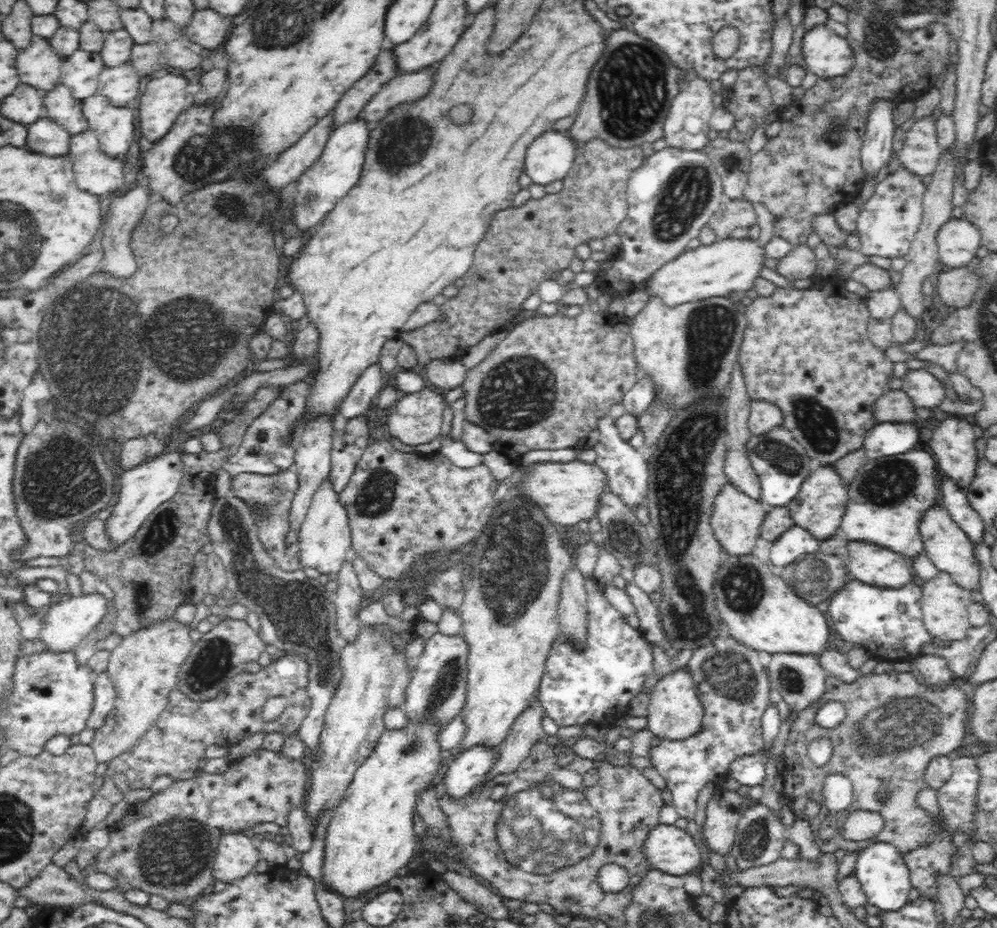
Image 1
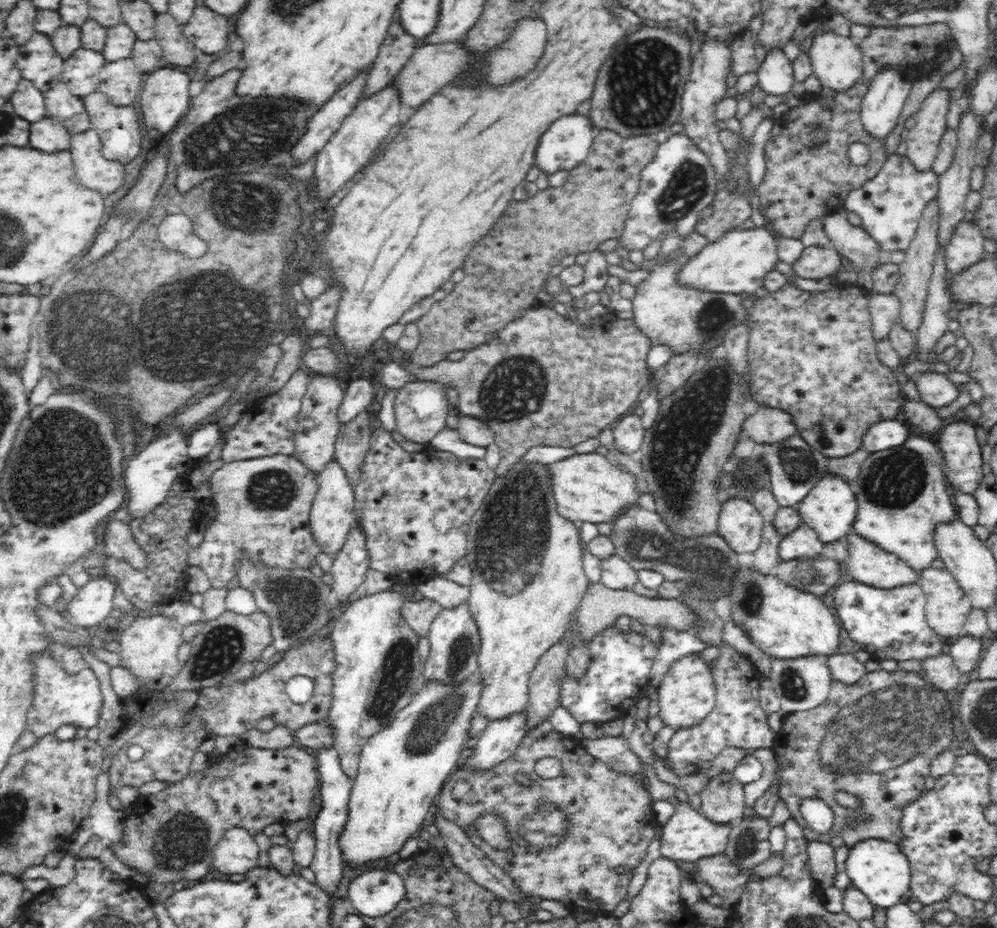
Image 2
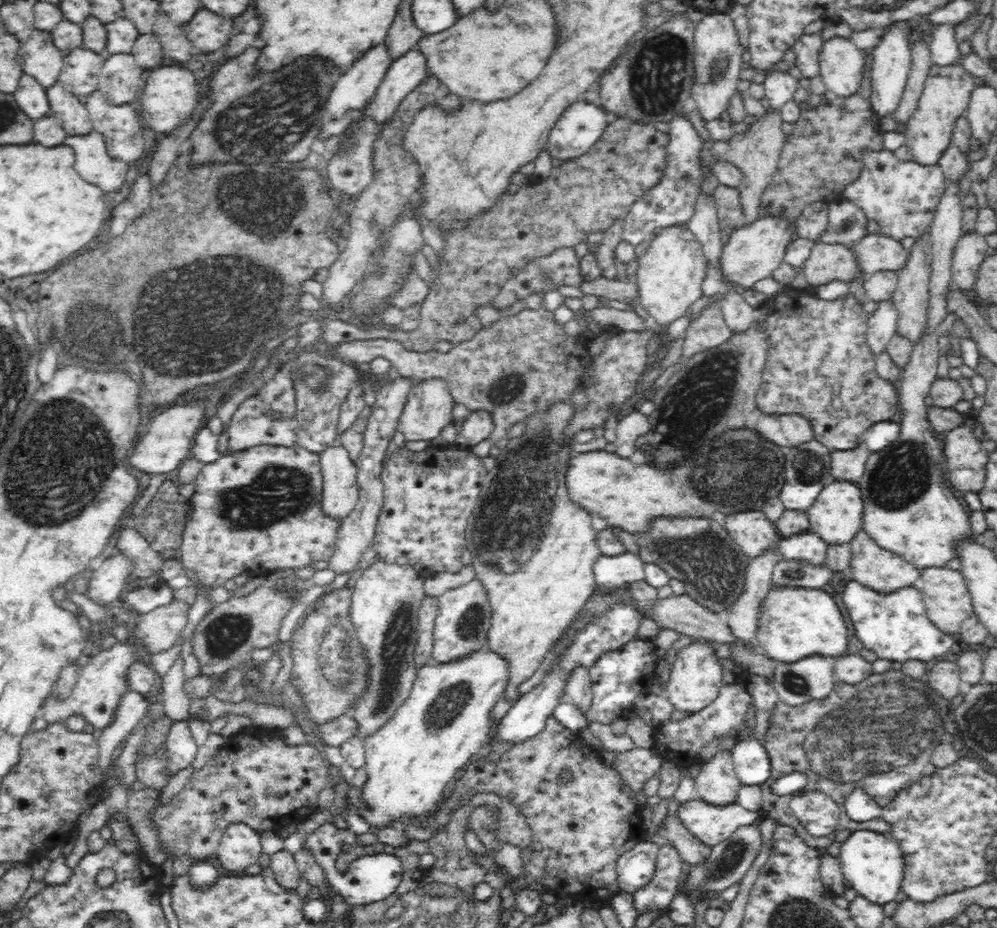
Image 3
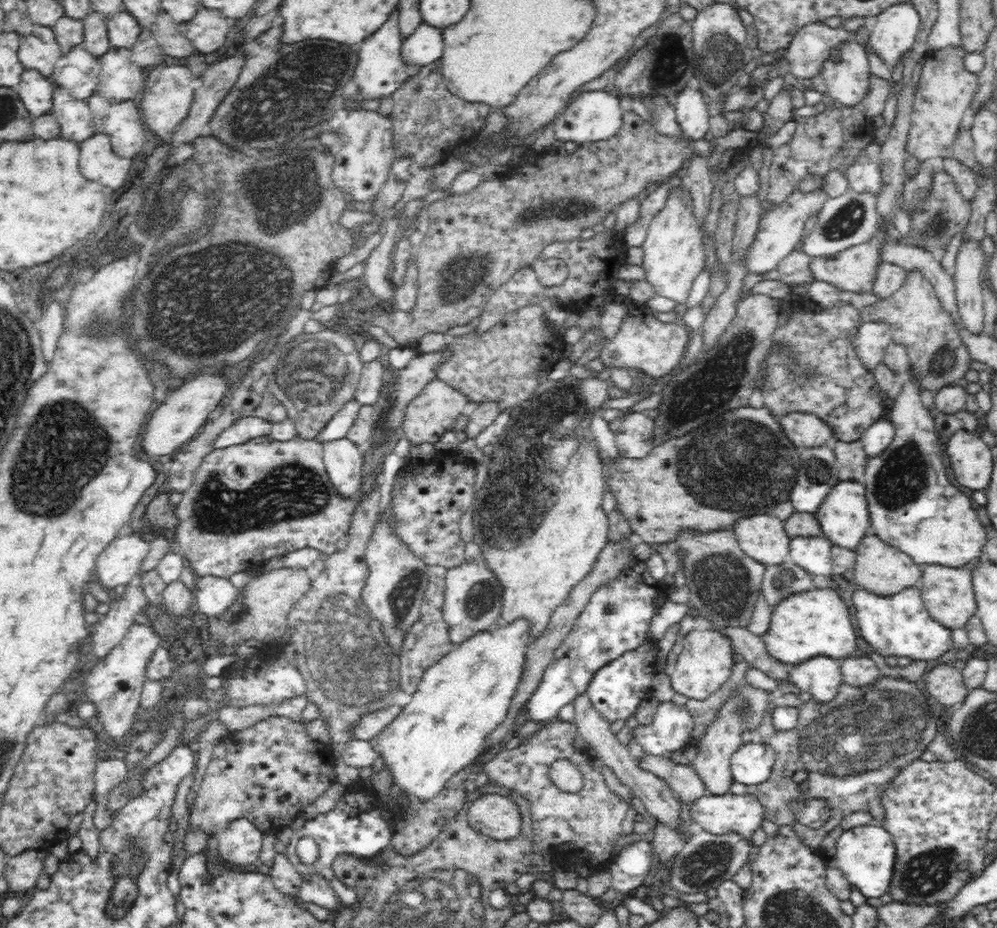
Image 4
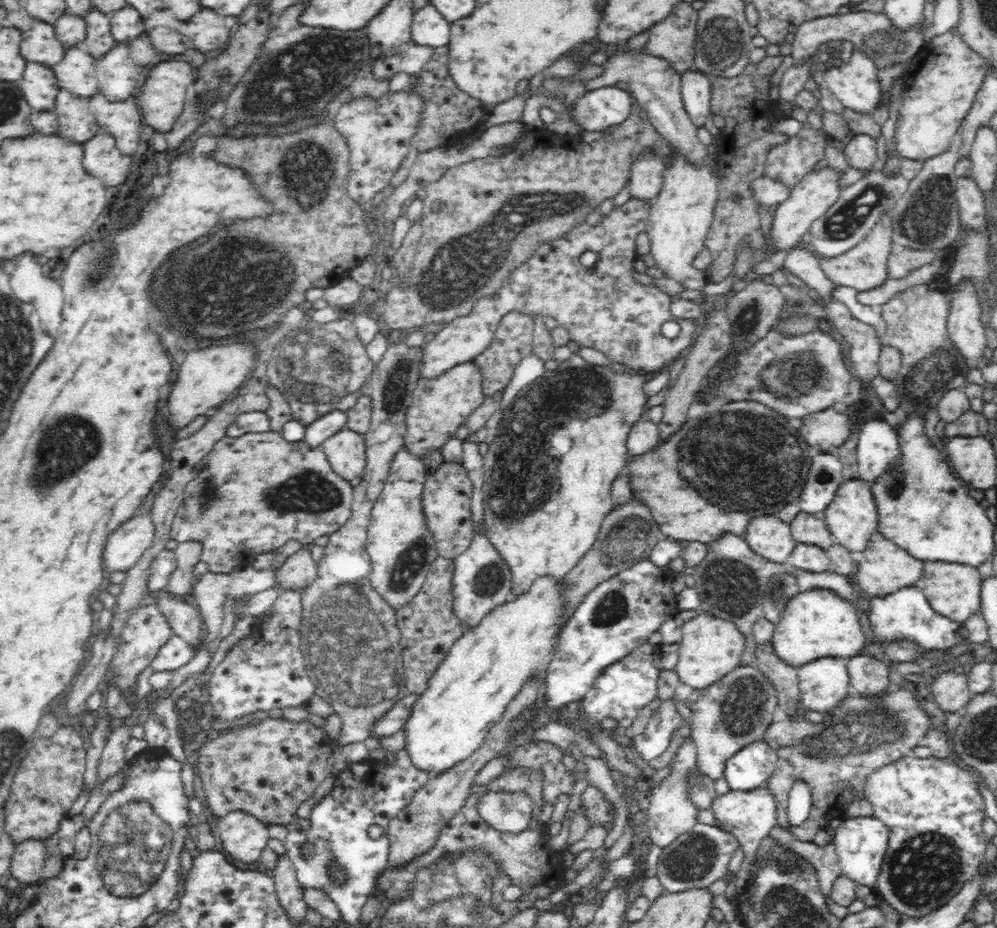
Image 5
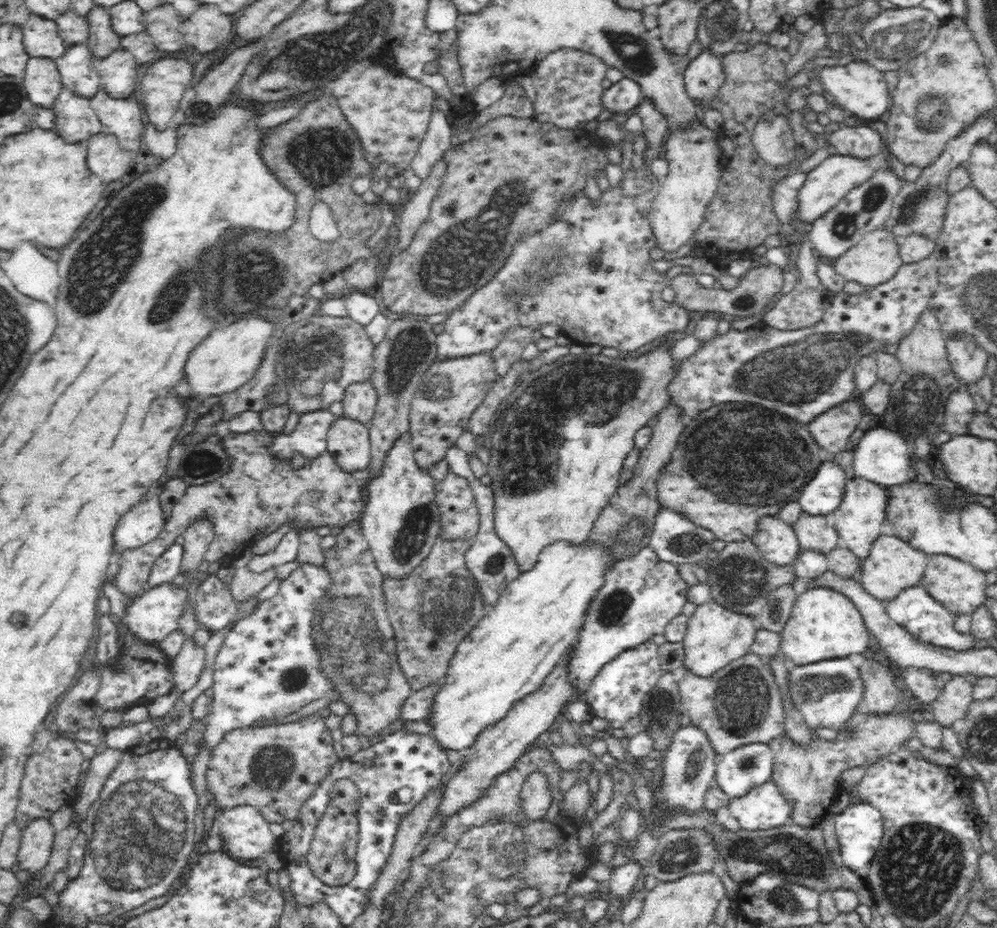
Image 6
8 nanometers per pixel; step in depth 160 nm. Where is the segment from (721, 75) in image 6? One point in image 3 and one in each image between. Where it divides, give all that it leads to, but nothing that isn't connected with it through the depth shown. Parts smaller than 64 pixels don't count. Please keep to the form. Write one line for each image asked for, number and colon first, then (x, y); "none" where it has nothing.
3: (672, 200)
4: (692, 111)
5: (697, 87)

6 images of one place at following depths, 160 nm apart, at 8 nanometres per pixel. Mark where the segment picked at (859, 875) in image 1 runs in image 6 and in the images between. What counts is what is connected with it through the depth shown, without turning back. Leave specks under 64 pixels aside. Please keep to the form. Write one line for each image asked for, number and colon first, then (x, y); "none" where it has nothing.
2: (878, 868)
3: (872, 863)
4: (865, 854)
5: (861, 842)
6: (858, 828)

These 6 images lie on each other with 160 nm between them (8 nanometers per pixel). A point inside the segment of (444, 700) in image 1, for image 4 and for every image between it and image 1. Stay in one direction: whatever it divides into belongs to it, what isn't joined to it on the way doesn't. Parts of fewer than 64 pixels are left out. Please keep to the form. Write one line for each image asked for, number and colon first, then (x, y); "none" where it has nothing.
2: (454, 636)
3: (464, 619)
4: (473, 601)

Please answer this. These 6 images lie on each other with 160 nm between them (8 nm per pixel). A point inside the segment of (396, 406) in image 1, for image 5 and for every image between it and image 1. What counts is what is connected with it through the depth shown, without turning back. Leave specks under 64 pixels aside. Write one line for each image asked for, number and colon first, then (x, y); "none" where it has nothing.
2: (421, 408)
3: (429, 408)
4: (430, 414)
5: (441, 405)

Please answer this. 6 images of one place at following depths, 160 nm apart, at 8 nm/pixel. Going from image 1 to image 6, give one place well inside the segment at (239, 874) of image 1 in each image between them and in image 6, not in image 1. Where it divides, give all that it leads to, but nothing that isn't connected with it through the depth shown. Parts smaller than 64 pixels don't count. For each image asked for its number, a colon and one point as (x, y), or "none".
2: (237, 853)
3: (239, 846)
4: (239, 843)
5: (243, 836)
6: (245, 833)

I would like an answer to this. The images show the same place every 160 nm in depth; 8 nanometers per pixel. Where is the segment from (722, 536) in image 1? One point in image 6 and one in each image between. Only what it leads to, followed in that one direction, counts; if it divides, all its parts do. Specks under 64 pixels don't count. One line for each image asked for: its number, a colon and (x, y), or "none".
2: (740, 523)
3: (753, 533)
4: (763, 538)
5: (768, 536)
6: (777, 542)

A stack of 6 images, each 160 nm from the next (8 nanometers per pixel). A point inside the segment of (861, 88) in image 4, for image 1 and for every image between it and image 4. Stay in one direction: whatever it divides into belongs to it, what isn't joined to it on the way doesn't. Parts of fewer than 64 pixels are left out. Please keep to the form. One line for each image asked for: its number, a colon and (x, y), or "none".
1: (827, 55)
2: (837, 62)
3: (841, 65)

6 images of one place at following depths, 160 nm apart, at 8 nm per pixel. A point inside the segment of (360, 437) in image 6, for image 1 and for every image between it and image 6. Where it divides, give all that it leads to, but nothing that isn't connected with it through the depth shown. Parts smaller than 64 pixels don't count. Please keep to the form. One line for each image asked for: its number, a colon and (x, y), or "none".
1: (325, 539)
2: (333, 511)
3: (341, 489)
4: (345, 463)
5: (346, 449)

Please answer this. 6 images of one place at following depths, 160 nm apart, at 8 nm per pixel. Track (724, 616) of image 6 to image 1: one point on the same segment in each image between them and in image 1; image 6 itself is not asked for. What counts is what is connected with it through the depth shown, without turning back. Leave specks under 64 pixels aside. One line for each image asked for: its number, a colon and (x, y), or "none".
1: (675, 712)
2: (686, 695)
3: (695, 680)
4: (705, 663)
5: (711, 647)

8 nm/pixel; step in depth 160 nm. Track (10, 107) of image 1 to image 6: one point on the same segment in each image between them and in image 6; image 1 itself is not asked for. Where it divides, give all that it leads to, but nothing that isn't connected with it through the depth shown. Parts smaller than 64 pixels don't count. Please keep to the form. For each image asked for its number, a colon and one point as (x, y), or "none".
2: (29, 103)
3: (31, 95)
4: (36, 91)
5: (39, 84)
6: (42, 80)

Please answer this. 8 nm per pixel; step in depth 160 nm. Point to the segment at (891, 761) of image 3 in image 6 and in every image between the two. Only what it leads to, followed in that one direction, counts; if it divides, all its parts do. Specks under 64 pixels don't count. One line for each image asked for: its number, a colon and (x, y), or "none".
4: (851, 748)
5: (832, 753)
6: (808, 777)

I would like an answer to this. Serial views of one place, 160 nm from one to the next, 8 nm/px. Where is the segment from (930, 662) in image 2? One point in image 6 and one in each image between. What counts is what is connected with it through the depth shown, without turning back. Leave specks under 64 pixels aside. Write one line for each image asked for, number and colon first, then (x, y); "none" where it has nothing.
3: (943, 677)
4: (946, 683)
5: (951, 691)
6: (951, 707)

